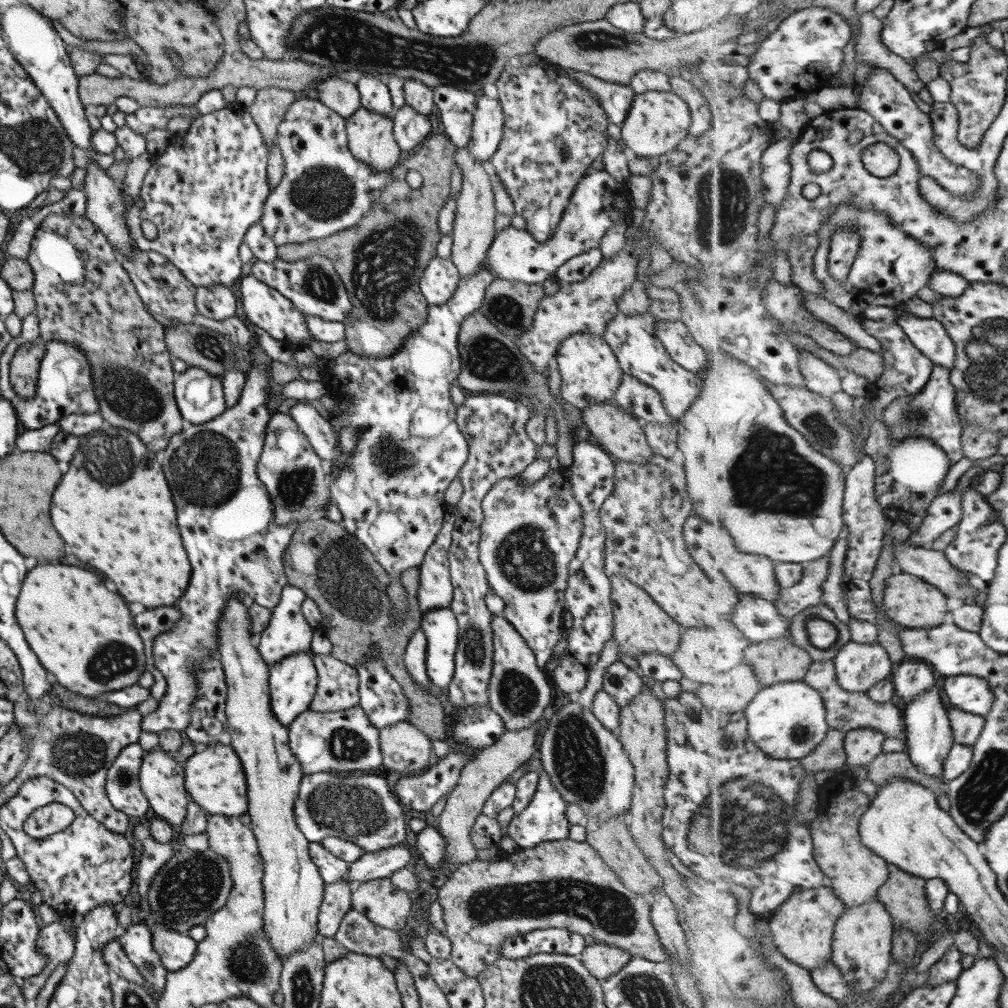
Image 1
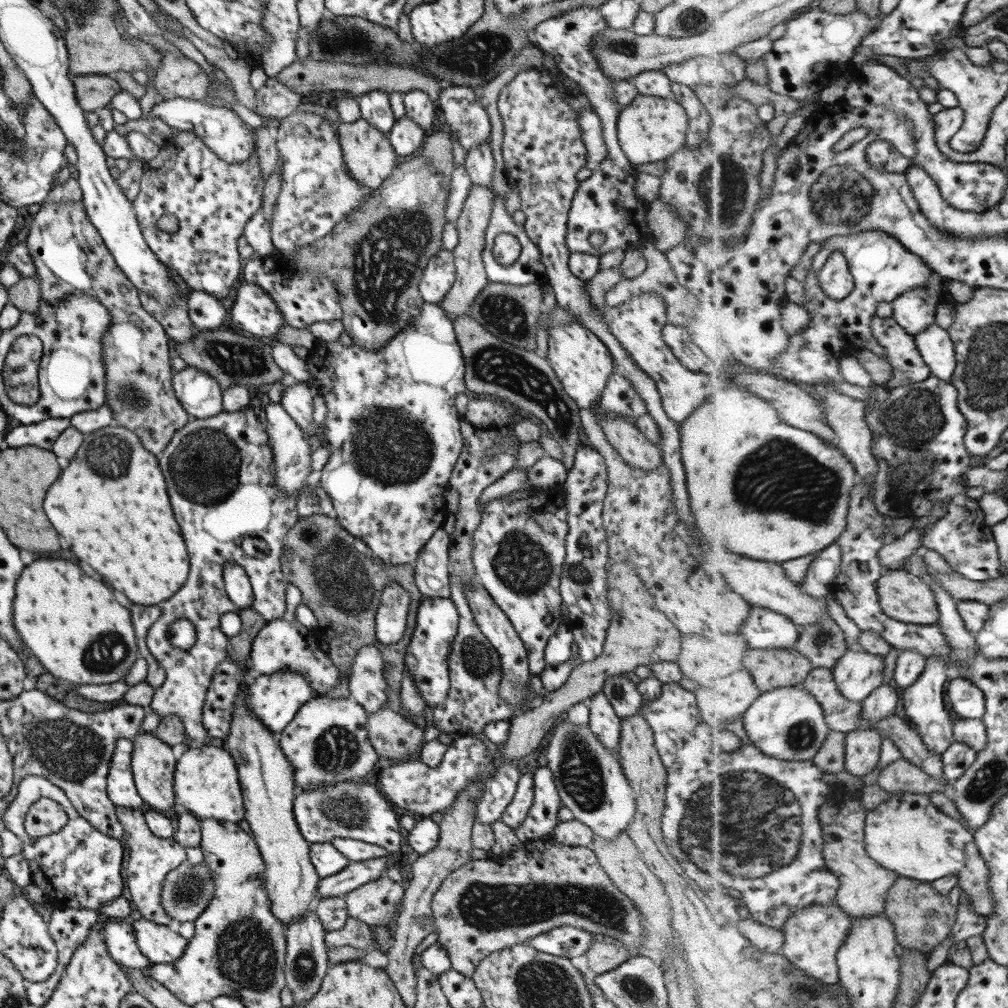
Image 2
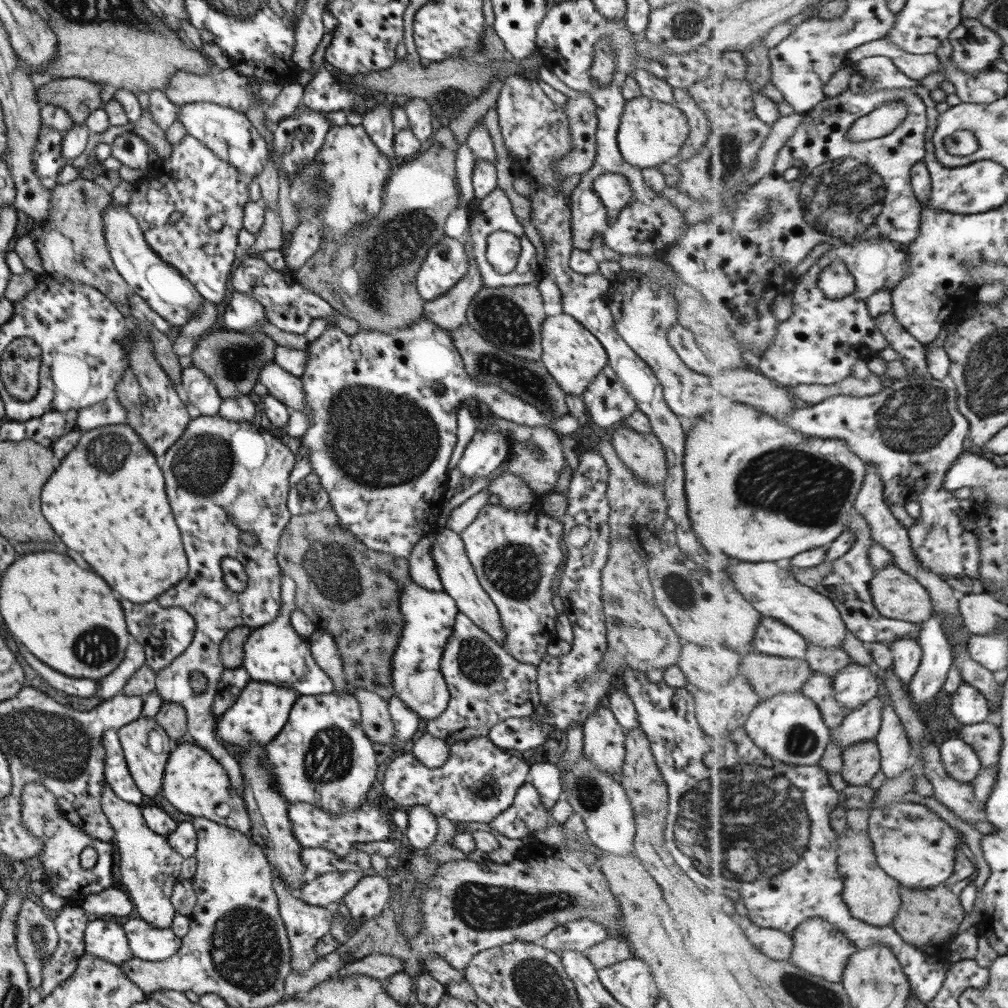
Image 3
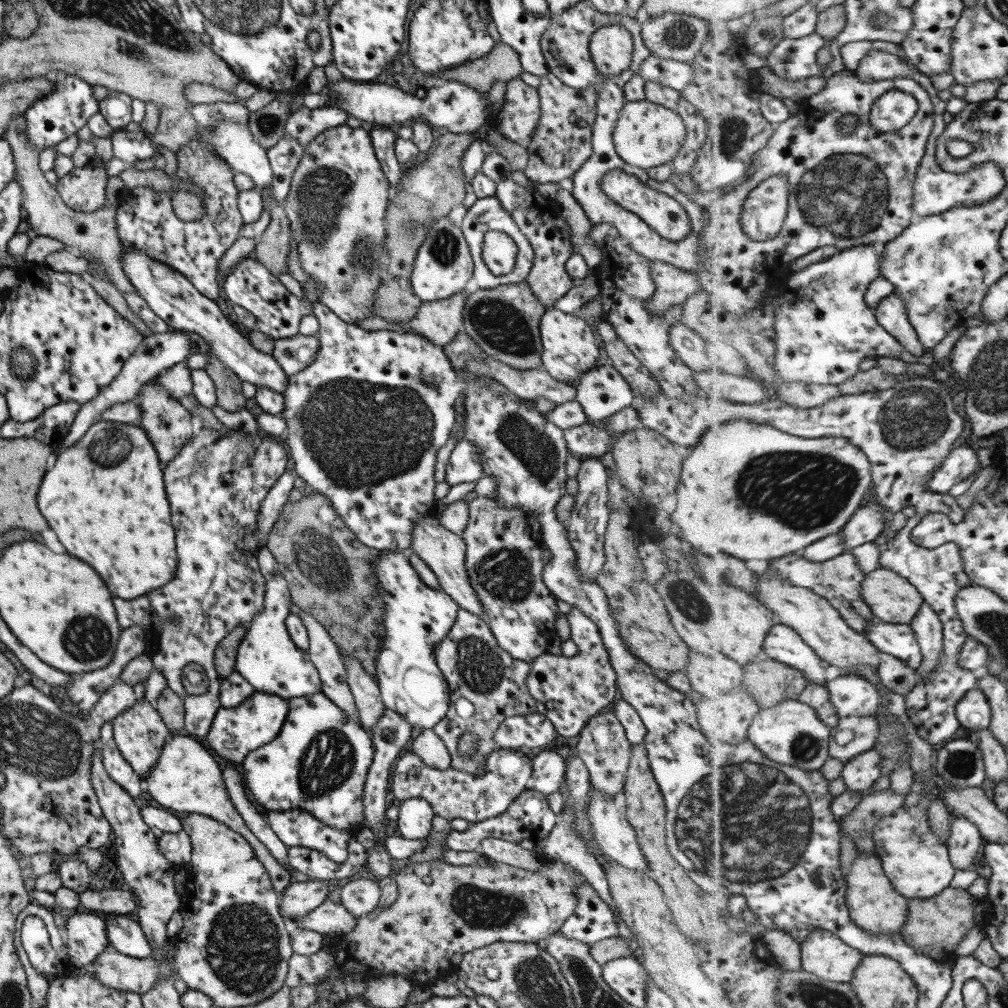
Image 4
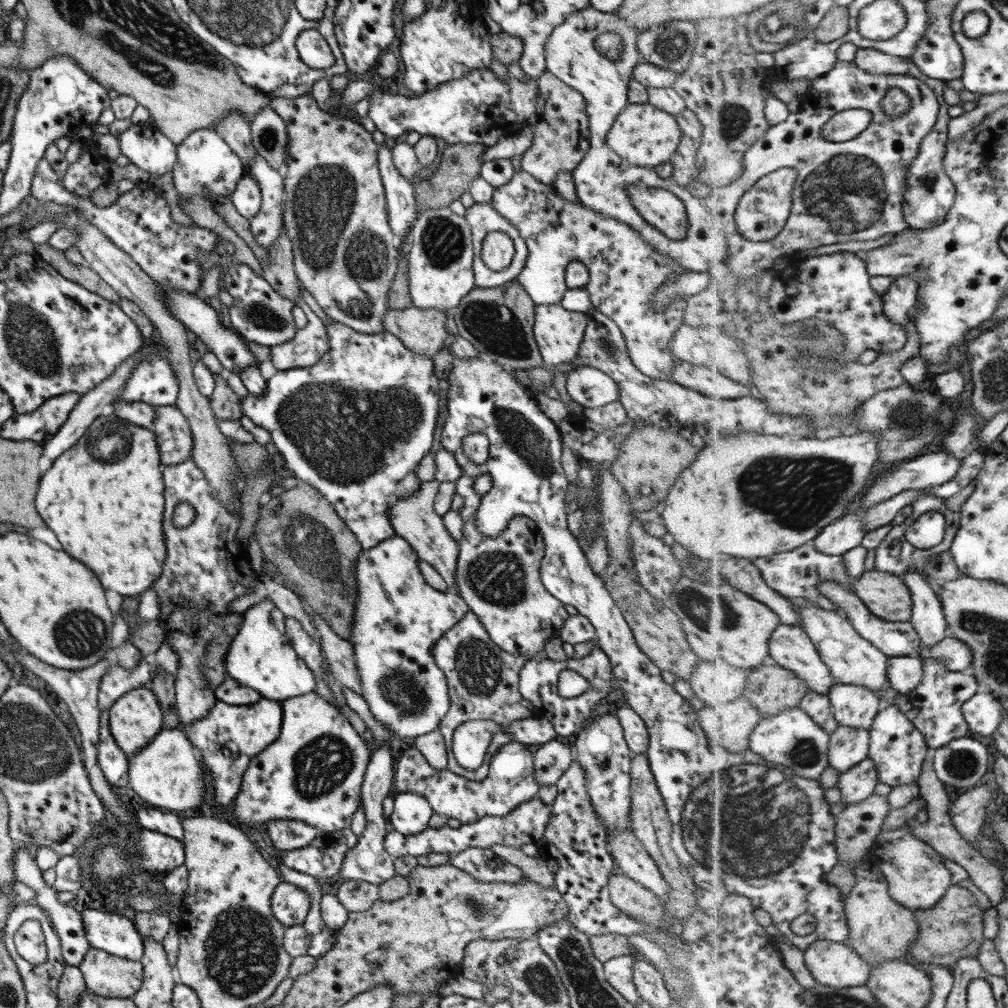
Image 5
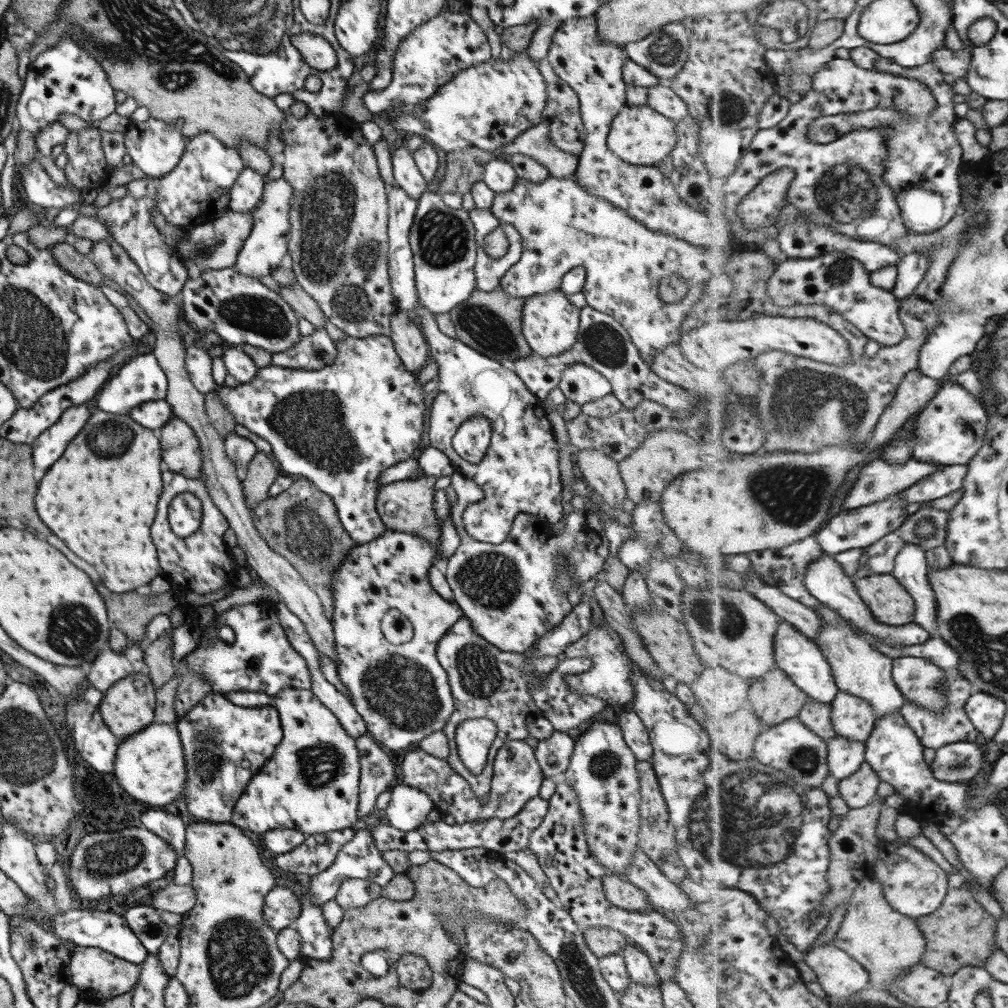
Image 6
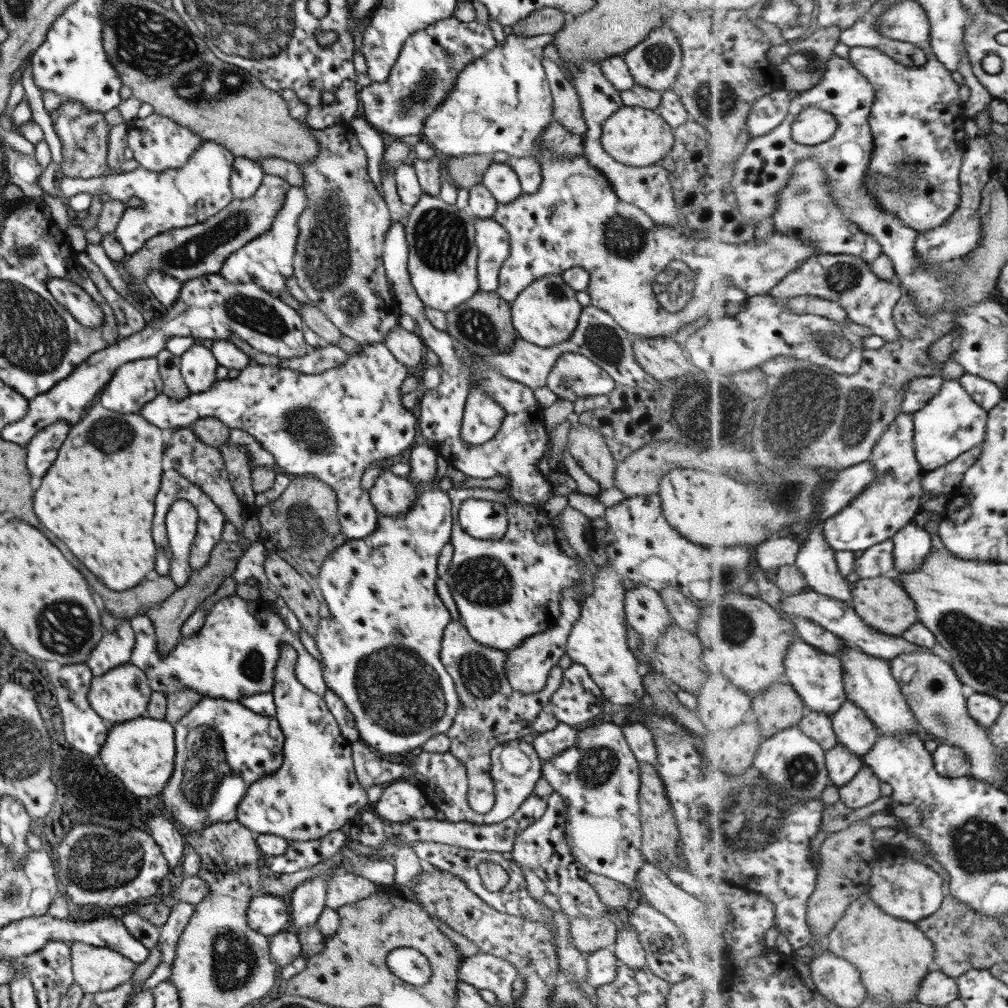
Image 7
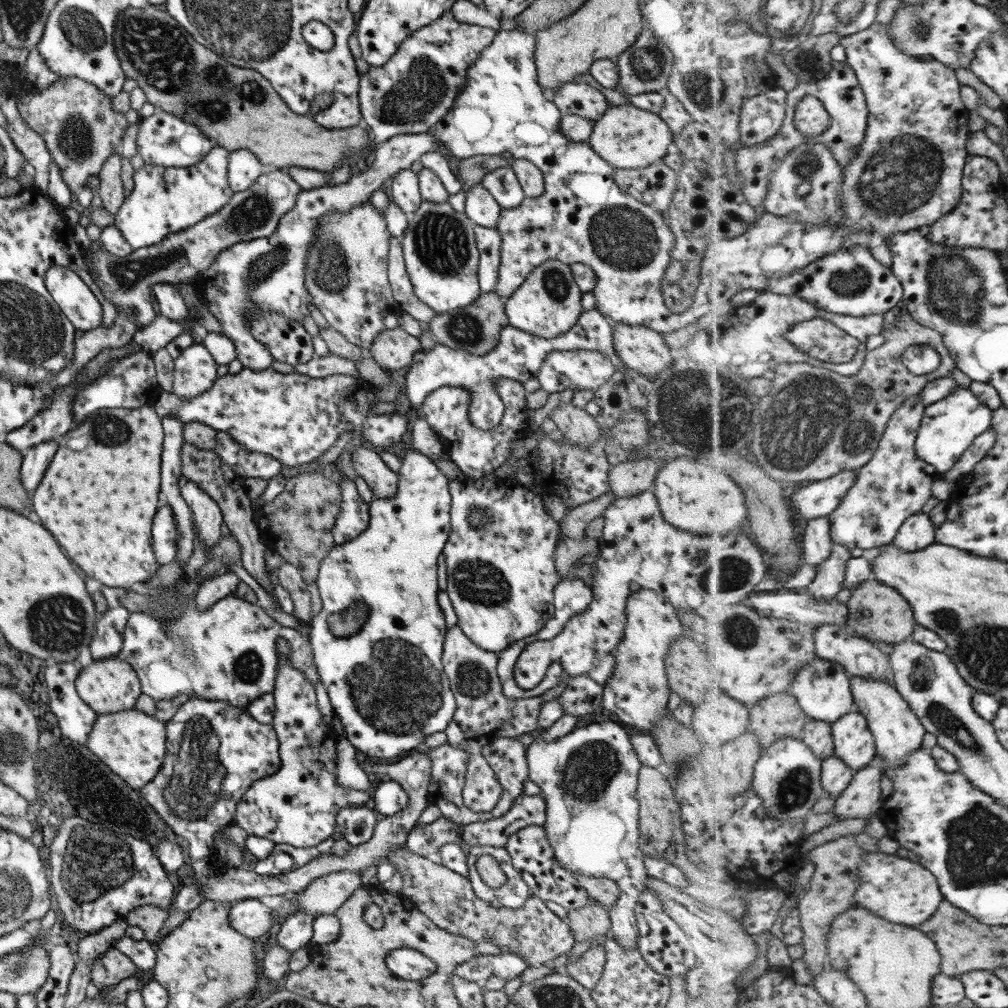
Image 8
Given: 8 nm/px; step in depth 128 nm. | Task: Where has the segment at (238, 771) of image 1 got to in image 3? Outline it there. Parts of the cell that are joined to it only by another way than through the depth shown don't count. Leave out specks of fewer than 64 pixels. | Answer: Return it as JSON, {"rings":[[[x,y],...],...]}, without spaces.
{"rings":[[[187,739],[178,741],[175,750],[171,750],[165,761],[161,782],[161,796],[179,812],[192,817],[201,817],[238,830],[247,839],[251,839],[249,817],[244,802],[230,788],[227,774],[223,768],[204,749],[195,746]]]}

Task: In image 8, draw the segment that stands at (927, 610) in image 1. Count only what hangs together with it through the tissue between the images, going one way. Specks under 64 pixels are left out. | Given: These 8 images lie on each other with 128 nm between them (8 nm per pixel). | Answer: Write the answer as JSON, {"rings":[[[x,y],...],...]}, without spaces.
{"rings":[[[865,580],[853,590],[848,600],[849,622],[848,629],[869,641],[886,644],[899,644],[906,641],[915,630],[917,624],[914,610],[907,599],[893,586],[887,586],[879,580]]]}

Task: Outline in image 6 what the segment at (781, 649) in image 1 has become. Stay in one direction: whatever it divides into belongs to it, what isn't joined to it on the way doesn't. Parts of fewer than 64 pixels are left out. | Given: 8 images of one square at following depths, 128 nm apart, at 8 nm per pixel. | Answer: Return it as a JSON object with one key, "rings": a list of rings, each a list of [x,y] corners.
{"rings":[[[778,667],[751,682],[749,705],[765,728],[795,719],[810,700],[786,671]]]}

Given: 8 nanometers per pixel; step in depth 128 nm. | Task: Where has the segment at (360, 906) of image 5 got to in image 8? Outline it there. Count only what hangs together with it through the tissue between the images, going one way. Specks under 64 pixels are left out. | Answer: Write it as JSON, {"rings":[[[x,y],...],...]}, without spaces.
{"rings":[[[347,869],[331,871],[313,879],[303,891],[281,902],[276,909],[269,909],[271,924],[277,927],[287,918],[287,914],[293,914],[295,910],[303,910],[313,917],[321,914],[333,915],[335,910],[351,896],[354,889],[361,886],[358,873]]]}

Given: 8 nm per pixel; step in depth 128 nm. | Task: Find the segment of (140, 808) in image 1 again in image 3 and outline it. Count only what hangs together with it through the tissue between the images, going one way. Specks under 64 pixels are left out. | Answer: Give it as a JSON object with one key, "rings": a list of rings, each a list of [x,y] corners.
{"rings":[[[107,730],[102,735],[102,746],[105,750],[104,783],[111,787],[119,799],[134,805],[141,805],[141,791],[135,786],[126,768],[123,751],[120,748],[116,730]]]}

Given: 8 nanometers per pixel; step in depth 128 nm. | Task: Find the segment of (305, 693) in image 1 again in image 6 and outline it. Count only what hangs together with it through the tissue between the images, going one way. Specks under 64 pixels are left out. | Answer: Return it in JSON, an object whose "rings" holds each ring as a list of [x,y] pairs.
{"rings":[[[209,692],[198,704],[174,725],[181,744],[184,762],[184,786],[181,798],[185,800],[187,814],[193,821],[229,823],[233,805],[249,780],[259,772],[275,753],[275,748],[281,743],[282,731],[278,720],[276,708],[265,707],[239,707],[231,703],[219,693]]]}

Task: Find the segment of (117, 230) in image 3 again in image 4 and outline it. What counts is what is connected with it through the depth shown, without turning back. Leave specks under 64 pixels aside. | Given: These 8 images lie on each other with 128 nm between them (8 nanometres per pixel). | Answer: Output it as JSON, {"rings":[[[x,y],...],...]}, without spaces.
{"rings":[[[122,246],[122,270],[138,296],[167,326],[191,334],[198,344],[208,347],[219,362],[239,380],[250,382],[256,387],[265,386],[279,394],[285,391],[287,375],[272,356],[262,354],[251,346],[244,331],[233,324],[232,320],[225,319],[215,301],[197,292],[183,275],[126,246]]]}

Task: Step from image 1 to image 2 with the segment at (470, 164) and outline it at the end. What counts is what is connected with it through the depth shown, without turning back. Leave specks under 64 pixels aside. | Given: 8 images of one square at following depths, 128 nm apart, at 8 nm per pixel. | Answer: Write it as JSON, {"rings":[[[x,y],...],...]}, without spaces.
{"rings":[[[472,184],[471,188],[469,188],[469,194],[467,194],[467,198],[463,202],[461,214],[454,222],[458,233],[457,245],[451,250],[454,257],[455,278],[451,289],[445,294],[442,301],[437,304],[451,320],[457,316],[468,314],[473,300],[488,284],[480,255],[484,248],[484,233],[493,206],[492,197],[491,190]]]}

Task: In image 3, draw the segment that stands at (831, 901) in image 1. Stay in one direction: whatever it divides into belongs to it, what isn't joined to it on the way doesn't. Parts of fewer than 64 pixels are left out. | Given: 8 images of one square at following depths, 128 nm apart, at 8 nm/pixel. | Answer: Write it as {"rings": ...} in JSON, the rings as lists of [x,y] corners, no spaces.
{"rings":[[[809,918],[798,926],[792,936],[795,946],[793,946],[791,961],[797,967],[815,976],[825,978],[829,982],[841,983],[843,981],[847,962],[858,951],[858,947],[847,938],[847,934],[843,934],[843,930],[837,924],[831,924],[825,918]]]}

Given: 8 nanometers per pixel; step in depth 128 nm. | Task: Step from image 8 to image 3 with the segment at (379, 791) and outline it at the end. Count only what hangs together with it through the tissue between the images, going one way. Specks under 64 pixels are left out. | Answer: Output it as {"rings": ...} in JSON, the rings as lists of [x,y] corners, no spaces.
{"rings":[[[421,805],[406,808],[407,826],[403,836],[417,851],[424,850],[433,842],[437,833],[436,816]]]}

